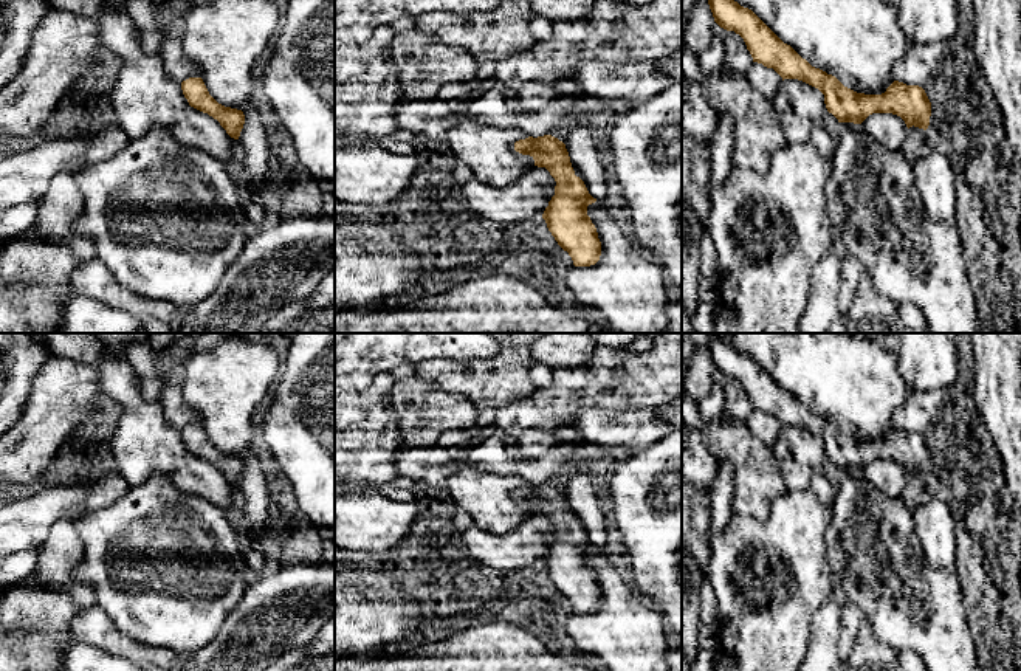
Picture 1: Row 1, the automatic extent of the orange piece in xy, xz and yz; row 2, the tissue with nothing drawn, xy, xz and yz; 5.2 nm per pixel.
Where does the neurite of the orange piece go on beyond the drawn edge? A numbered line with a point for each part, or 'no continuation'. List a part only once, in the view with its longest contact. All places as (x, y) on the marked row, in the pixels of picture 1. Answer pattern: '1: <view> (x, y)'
1: yz (859, 42)

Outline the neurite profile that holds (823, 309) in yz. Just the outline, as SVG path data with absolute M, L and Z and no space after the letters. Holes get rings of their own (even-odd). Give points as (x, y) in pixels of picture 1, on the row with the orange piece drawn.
M826 253L812 268L809 305L799 319L801 333L826 333L841 315L838 304L840 259Z

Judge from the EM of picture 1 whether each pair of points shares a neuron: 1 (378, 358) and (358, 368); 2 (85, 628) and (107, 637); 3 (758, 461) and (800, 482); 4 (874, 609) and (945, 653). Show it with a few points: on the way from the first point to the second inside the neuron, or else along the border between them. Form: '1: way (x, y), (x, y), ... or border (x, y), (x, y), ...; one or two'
1: way (374, 358), (367, 358), (363, 363); one
2: way (90, 628), (96, 628), (103, 634); one
3: border (780, 462), (786, 490); two
4: way (891, 609), (902, 611), (928, 636); one

